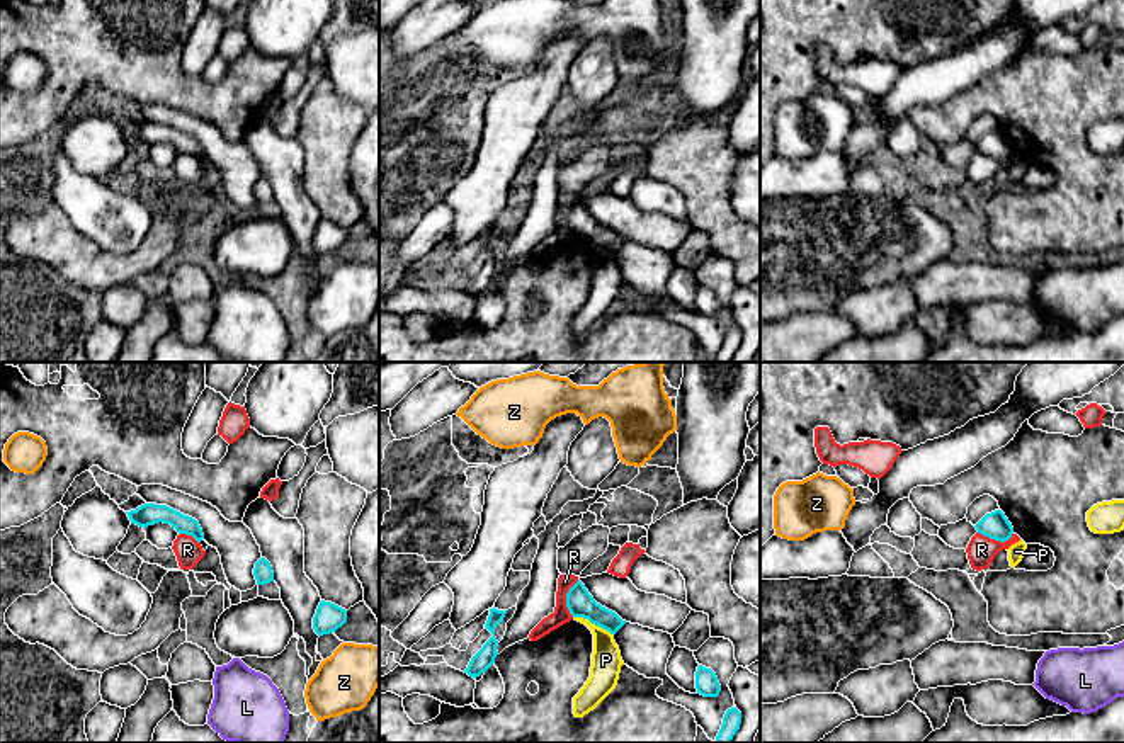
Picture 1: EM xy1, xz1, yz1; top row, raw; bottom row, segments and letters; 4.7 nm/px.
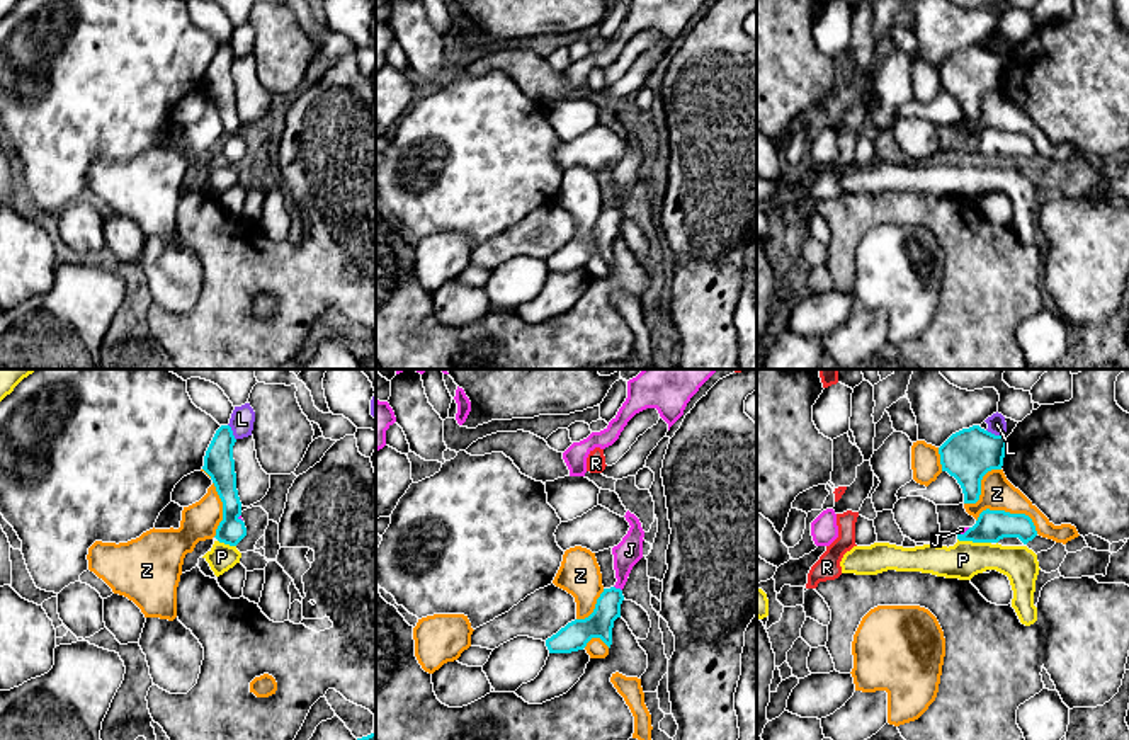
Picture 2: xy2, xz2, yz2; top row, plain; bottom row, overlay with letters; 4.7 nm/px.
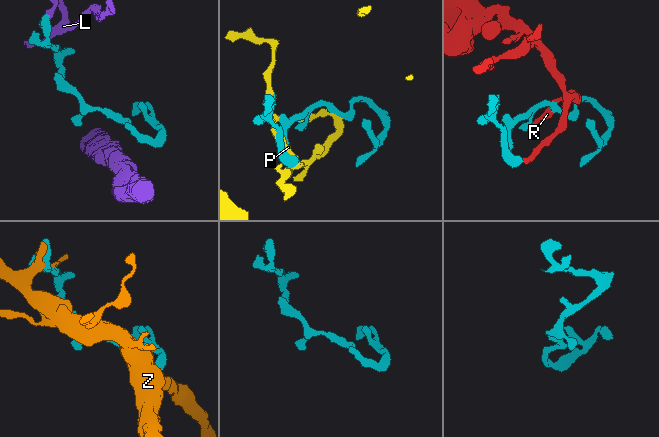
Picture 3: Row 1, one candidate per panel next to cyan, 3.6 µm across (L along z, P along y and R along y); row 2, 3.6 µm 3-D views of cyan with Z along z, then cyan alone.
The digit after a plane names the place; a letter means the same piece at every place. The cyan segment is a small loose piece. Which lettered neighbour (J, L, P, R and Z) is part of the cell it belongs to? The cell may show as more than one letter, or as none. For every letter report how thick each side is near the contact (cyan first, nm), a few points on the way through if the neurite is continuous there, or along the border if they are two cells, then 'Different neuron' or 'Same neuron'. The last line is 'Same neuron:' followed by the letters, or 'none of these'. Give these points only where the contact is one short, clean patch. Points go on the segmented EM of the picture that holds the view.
J: Thickness 130 nm (cyan) against 120 nm. Path across: xz2 (599, 625), (618, 589), (623, 562), (629, 550). Same neuron
L: Thickness 240 nm (cyan) against 90 nm. Boundary: yz2 (987, 429), (1004, 436). Different neuron
P: Thickness 130 nm (cyan) against 140 nm. Different neuron
R: Thickness 130 nm (cyan) against 80 nm. Different neuron
Z: Thickness 150 nm (cyan) against 160 nm. Different neuron
Same neuron: J

